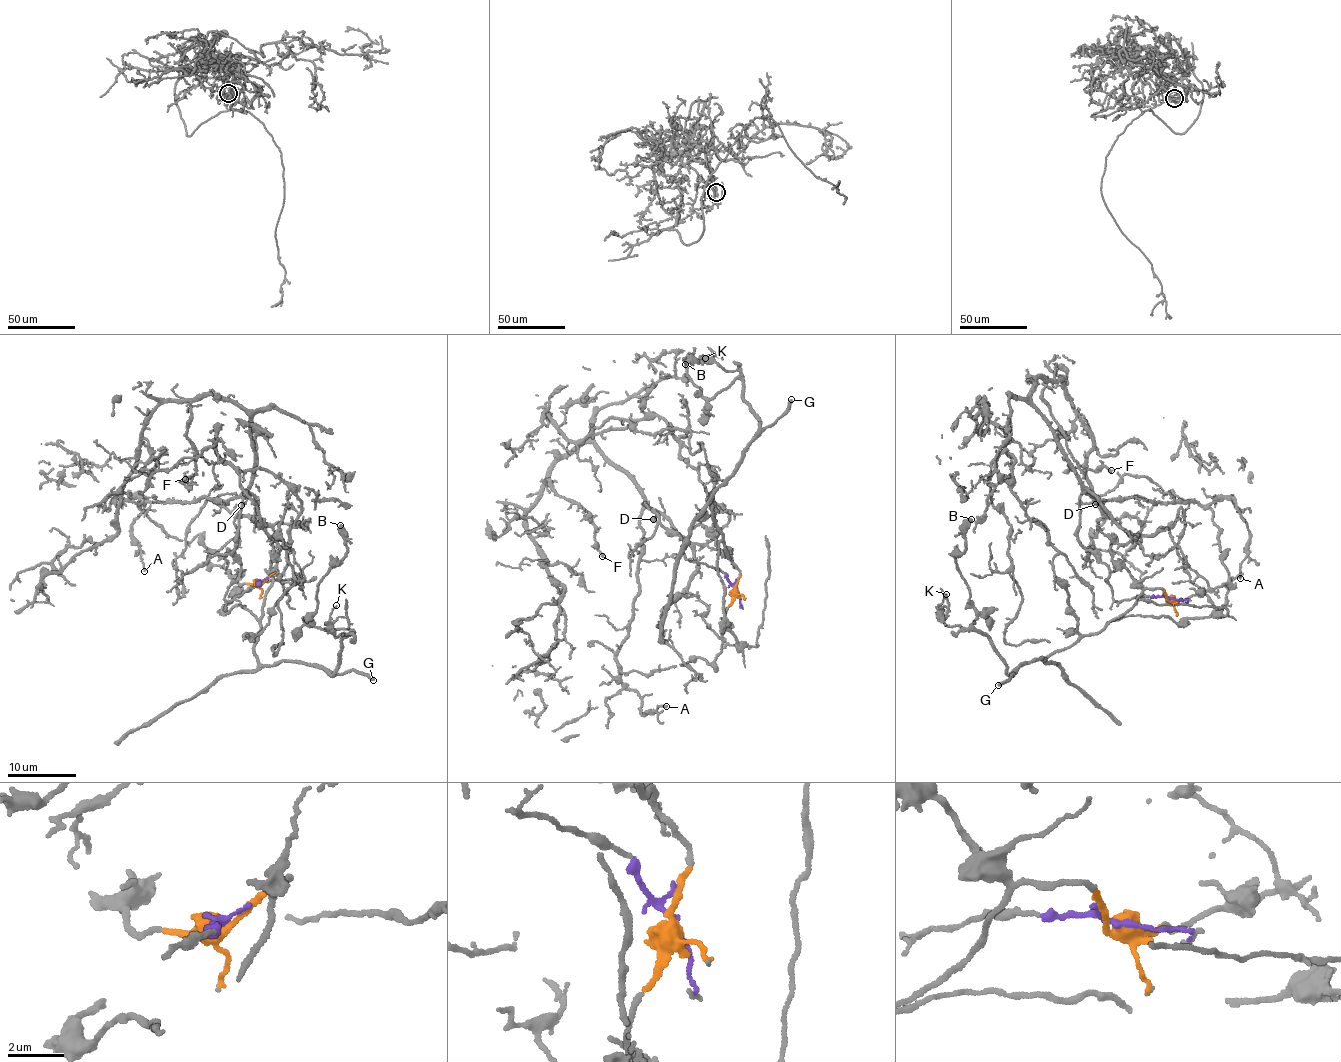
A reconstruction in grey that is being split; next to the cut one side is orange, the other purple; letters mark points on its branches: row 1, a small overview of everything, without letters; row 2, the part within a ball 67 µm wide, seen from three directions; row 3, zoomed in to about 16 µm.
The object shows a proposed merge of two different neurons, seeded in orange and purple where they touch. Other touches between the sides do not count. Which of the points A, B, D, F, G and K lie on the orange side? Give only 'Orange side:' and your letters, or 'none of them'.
Orange side: B, G, K

